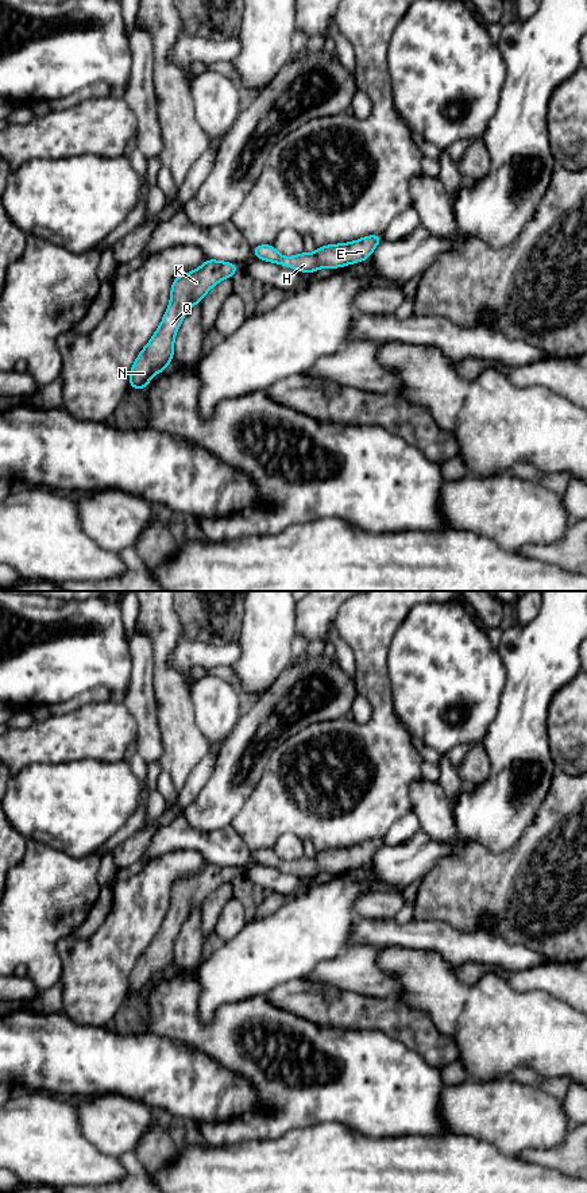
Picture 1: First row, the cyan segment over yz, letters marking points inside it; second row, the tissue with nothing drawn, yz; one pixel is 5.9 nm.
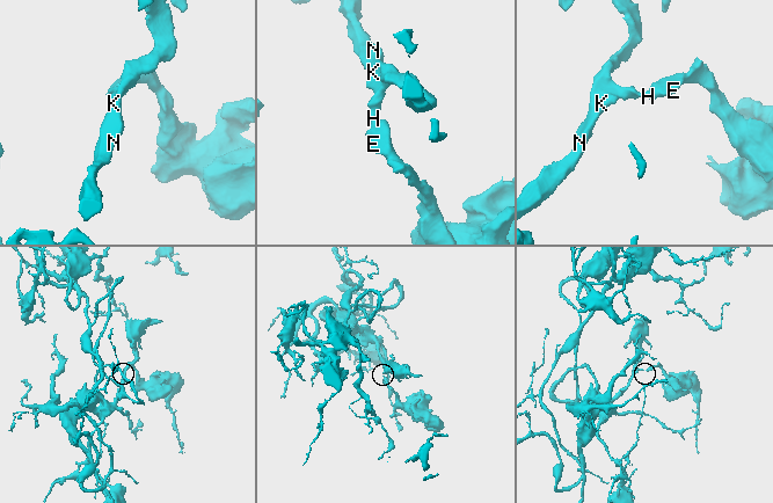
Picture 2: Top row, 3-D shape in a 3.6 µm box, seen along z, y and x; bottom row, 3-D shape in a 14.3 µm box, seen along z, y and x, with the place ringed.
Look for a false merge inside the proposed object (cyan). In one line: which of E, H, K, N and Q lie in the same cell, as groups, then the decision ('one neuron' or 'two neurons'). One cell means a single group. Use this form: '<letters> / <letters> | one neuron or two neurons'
E H K N Q | one neuron

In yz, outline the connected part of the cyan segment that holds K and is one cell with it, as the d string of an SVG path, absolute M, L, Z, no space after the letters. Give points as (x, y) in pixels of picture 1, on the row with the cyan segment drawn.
M206 259L197 270L175 277L166 313L131 367L128 382L134 390L144 390L155 374L169 367L177 331L189 309L200 304L219 282L232 278L239 269L236 263Z

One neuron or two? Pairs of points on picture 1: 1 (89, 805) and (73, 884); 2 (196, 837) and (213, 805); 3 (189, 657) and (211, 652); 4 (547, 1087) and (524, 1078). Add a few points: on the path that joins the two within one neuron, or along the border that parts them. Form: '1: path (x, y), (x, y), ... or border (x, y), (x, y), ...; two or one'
1: border (49, 845), (74, 857), (95, 853); two
2: border (184, 813), (188, 822), (200, 831), (230, 826); two
3: path (194, 655), (205, 655); one
4: path (541, 1081), (529, 1078); one

